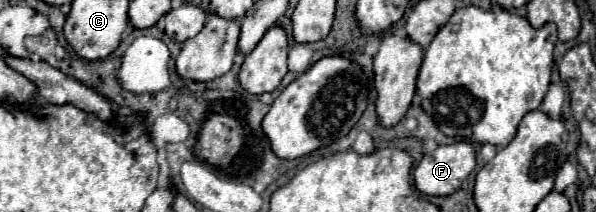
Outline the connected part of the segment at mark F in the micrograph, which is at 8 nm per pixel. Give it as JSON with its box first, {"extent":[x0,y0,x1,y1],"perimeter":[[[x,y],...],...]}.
{"extent":[414,141,476,195],"perimeter":[[[458,141],[440,145],[424,155],[414,169],[414,185],[424,195],[452,195],[462,187],[476,167],[476,151],[470,143]]]}

